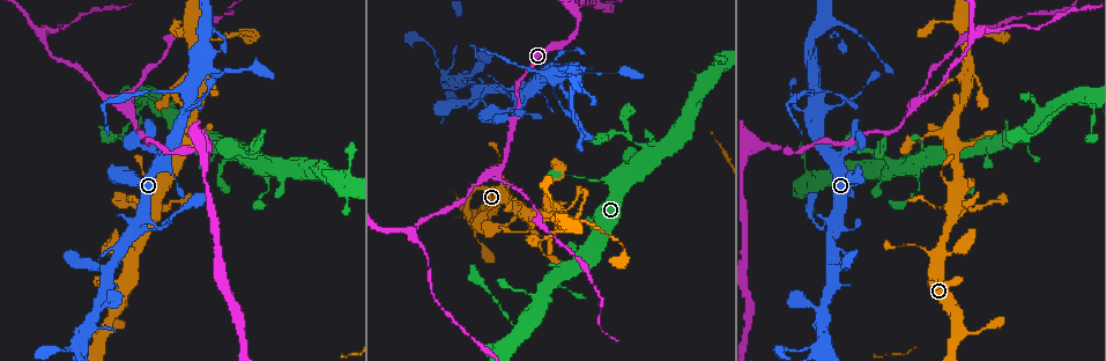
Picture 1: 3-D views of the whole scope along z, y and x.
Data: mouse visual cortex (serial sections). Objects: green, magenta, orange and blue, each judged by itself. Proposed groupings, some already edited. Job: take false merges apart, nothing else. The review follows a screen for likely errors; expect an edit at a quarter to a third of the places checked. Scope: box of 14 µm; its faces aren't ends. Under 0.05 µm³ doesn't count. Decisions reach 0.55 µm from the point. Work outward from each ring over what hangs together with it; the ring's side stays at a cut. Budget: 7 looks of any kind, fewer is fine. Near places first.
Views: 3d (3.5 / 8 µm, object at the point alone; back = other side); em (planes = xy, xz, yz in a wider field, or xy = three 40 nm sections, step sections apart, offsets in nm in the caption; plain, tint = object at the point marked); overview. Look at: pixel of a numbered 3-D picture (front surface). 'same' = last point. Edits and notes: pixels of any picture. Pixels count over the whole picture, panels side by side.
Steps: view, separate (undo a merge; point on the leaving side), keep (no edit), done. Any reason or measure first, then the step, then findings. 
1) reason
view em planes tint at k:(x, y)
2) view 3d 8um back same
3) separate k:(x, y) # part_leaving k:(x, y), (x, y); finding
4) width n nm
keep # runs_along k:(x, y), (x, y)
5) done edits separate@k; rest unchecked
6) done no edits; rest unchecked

sharp bend
view 3d 3.5um at 1:(556, 75)

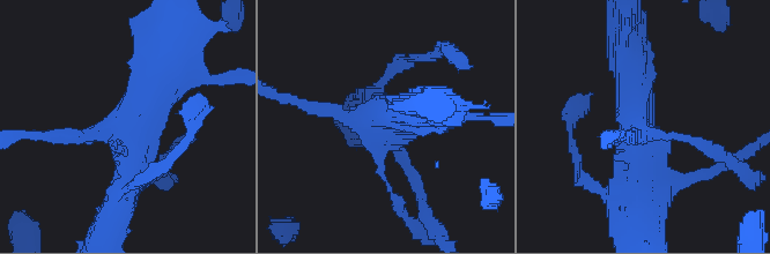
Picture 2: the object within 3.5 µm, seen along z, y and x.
shape alone is not enough
view em xy step 2 plain at 2:(134, 128)

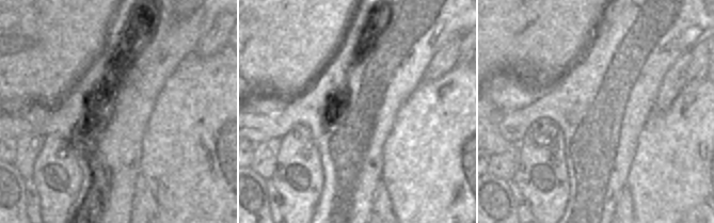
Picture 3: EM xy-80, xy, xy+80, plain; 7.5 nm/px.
where the object lies
view em xy step 2 tint same

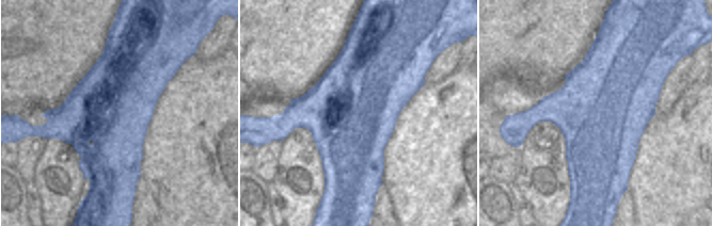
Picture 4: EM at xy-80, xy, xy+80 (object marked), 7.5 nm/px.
keep # runs_along 2:(118, 206), (132, 117), (168, 60); continuous, no second cell

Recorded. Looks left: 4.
view 3d 3.5um at 1:(610, 179)

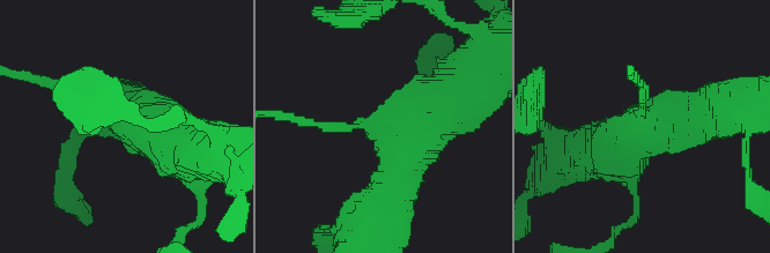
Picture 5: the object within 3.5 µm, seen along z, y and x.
view em xy step 1 tint at 5:(382, 129)

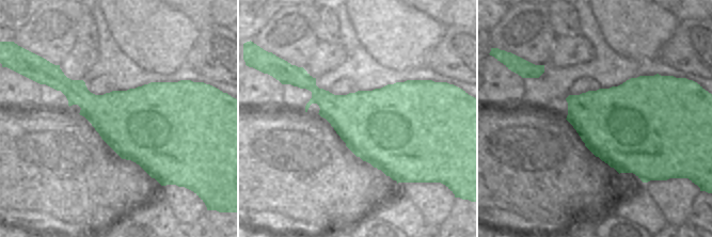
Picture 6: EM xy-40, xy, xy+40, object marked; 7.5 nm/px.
keep # runs_along 5:(383, 211), (411, 134), (464, 90); one cell here

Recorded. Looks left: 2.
done no edits; rest unchecked

